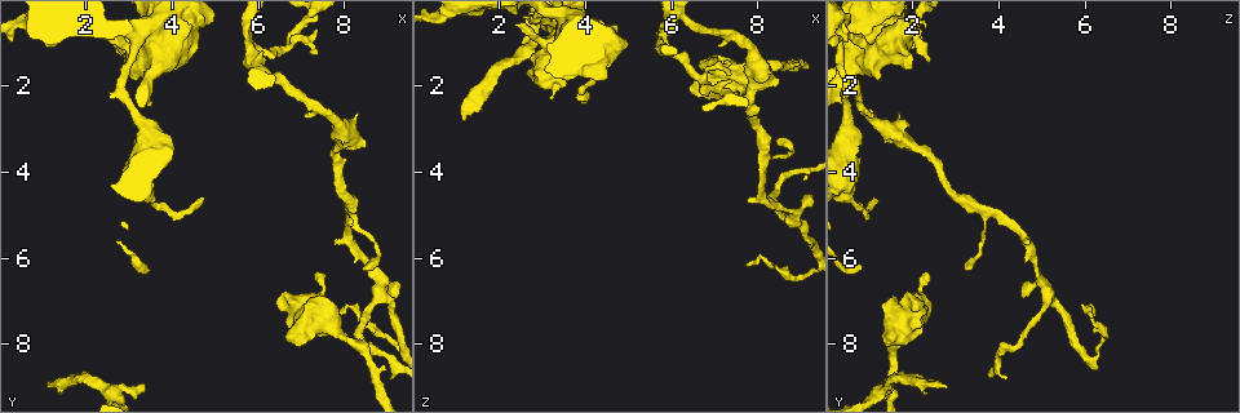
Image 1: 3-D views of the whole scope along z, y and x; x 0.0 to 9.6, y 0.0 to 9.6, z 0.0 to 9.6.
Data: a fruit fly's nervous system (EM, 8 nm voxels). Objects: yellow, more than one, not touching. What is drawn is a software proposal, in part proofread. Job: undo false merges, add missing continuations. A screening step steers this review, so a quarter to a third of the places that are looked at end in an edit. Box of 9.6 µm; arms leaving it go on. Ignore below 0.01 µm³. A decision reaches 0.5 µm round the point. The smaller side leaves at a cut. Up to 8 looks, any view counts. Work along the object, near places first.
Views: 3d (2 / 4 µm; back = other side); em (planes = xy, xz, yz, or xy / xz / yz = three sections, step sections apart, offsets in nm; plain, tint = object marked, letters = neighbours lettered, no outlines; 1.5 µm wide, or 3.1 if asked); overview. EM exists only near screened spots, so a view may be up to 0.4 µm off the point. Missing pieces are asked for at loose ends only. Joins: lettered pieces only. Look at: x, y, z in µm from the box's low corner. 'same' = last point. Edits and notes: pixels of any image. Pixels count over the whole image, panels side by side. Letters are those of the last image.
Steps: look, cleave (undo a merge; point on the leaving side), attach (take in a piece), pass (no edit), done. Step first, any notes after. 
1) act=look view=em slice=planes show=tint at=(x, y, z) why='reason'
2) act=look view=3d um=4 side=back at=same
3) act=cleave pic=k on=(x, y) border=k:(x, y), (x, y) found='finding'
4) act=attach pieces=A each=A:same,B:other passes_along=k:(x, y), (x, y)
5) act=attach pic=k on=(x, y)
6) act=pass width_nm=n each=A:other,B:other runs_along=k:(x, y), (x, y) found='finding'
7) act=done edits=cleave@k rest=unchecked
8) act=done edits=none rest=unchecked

act=look view=em slice=xz step=4 show=tint at=(7.85, 2.90, 1.20) why='sudden change in width'

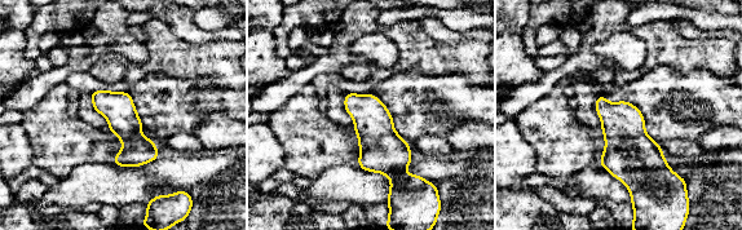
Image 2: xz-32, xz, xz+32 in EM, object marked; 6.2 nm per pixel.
act=look view=em slice=planes show=letters at=same why='another direction'

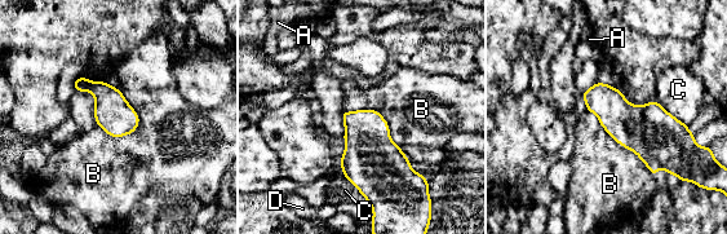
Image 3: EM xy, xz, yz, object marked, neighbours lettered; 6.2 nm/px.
act=pass width_nm=240 each=A:other,B:other,C:other,D:other border=3:(120, 91), (138, 126), (110, 137) found='all the same neuron'

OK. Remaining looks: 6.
act=look view=3d um=4 at=(4.65, 4.60, 1.10)

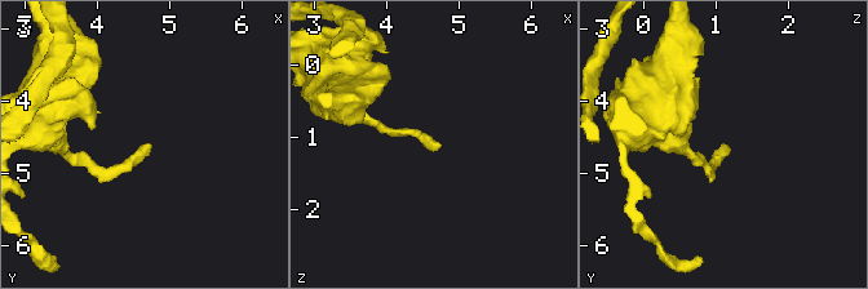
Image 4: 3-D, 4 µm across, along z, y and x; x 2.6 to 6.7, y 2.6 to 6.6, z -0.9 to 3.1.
act=look view=em slice=planes show=letters at=(4.65, 4.60, 1.10)

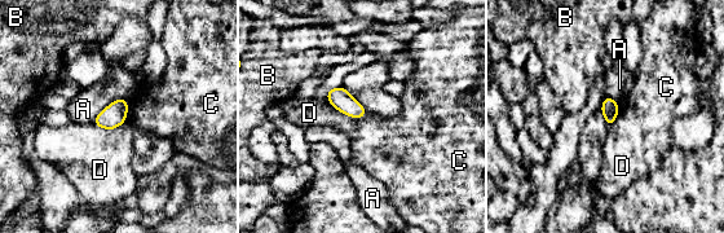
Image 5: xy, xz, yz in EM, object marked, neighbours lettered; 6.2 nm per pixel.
act=pass longest_contact=A:260nm each=A:other,B:other,C:other,D:other border=5:(123, 97), (111, 101), (92, 122) found='none of them fits'

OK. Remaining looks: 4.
act=look view=em slice=xy step=4 show=tint at=(2.55, 9.10, 1.15) why='a fork'

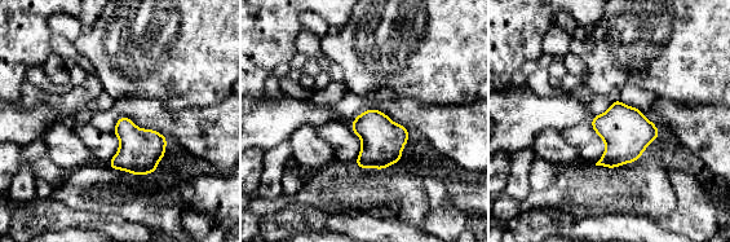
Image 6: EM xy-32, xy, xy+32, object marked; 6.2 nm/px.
act=look view=em slice=xy step=4 show=letters at=same

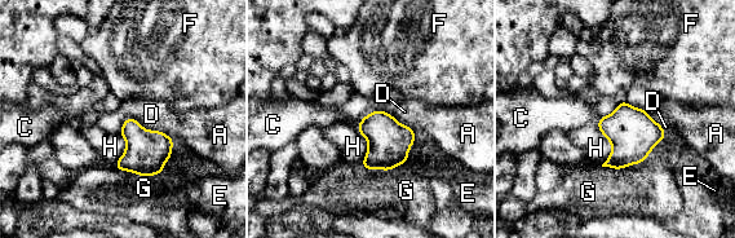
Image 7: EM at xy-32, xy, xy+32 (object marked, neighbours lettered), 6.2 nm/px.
act=pass width_nm=140 each=A:other,C:other,D:other,E:other,F:other,G:other,H:other border=7:(600, 118), (597, 123) found='all the same neuron'

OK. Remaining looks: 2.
act=done edits=none rest=unchecked

